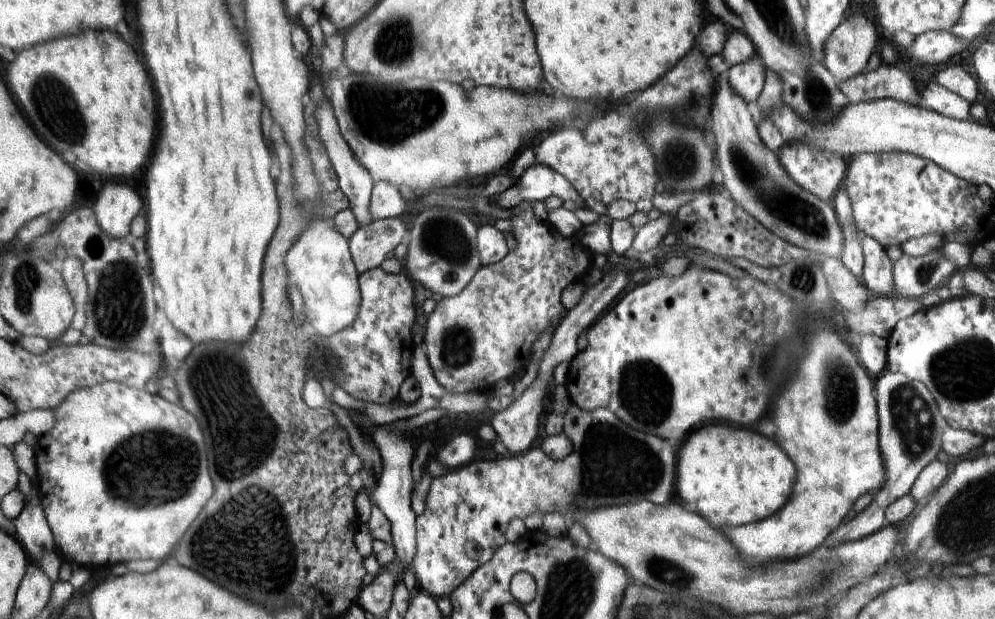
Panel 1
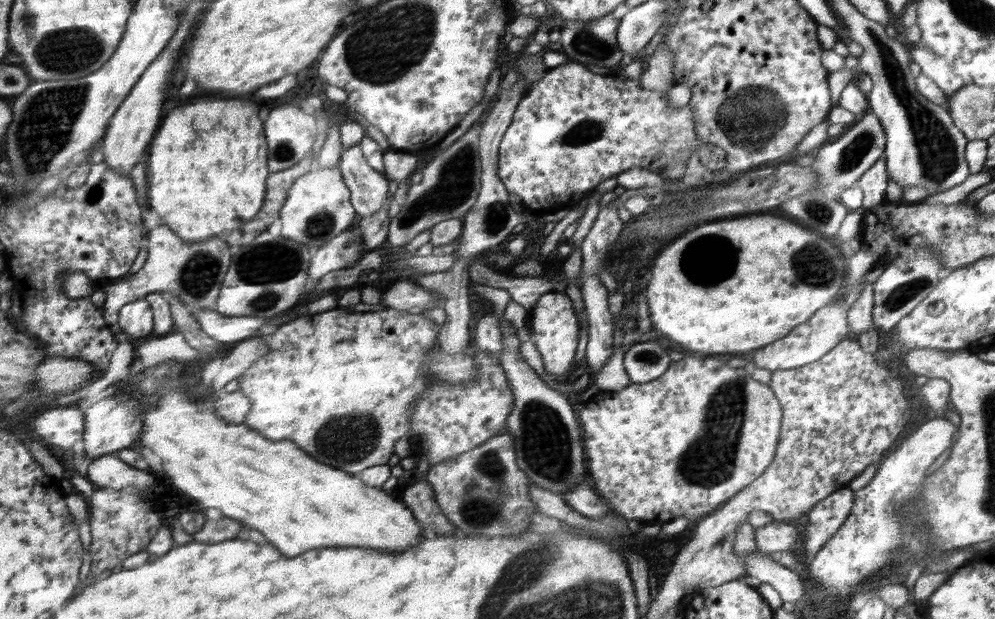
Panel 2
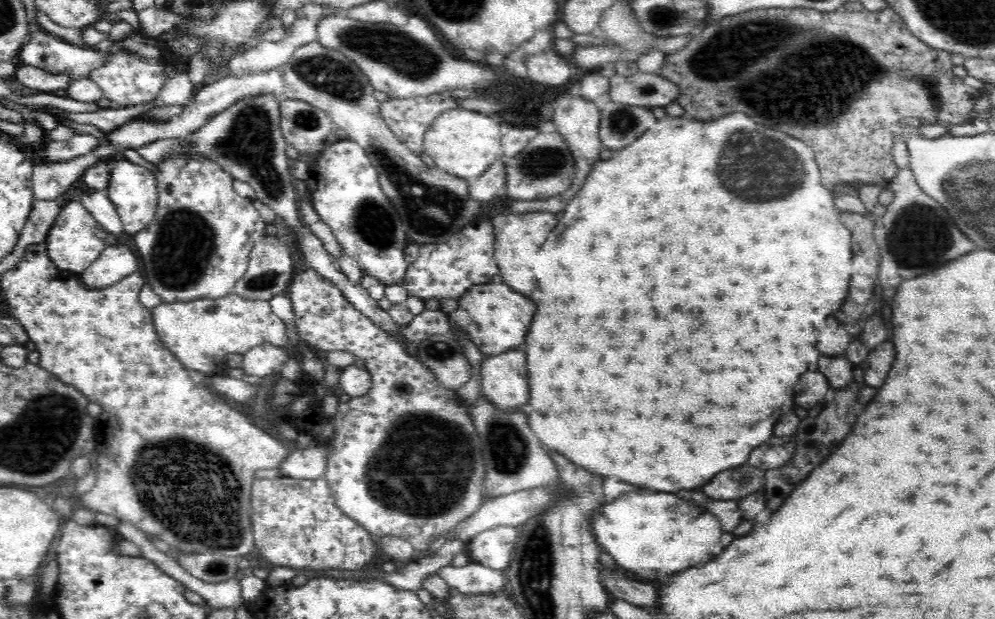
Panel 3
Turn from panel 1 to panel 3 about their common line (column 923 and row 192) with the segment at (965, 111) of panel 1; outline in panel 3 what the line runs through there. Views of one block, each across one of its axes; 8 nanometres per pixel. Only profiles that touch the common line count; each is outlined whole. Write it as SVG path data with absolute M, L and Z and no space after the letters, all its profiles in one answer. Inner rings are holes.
M89 188L86 194L80 196L80 200L92 215L92 218L104 228L104 231L115 235L125 232L116 207L113 206L112 201L109 199L108 189L94 190Z

